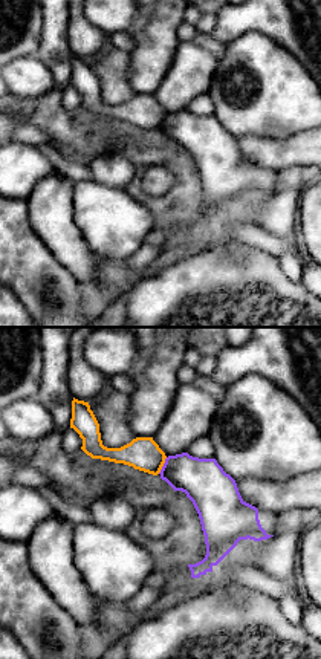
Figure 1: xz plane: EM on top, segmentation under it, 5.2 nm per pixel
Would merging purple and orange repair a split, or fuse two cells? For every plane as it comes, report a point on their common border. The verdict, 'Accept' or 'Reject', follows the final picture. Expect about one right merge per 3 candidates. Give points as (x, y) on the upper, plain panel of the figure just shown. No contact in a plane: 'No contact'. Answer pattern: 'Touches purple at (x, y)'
Touches purple at (164, 123)

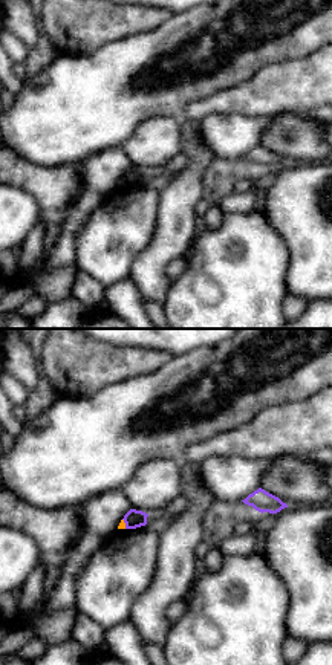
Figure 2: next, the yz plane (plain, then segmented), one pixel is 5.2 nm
Touches purple at (124, 179)

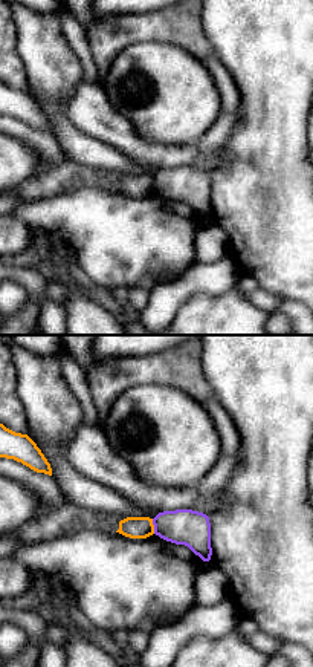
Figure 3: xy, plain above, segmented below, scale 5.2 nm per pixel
Touches purple at (154, 184)

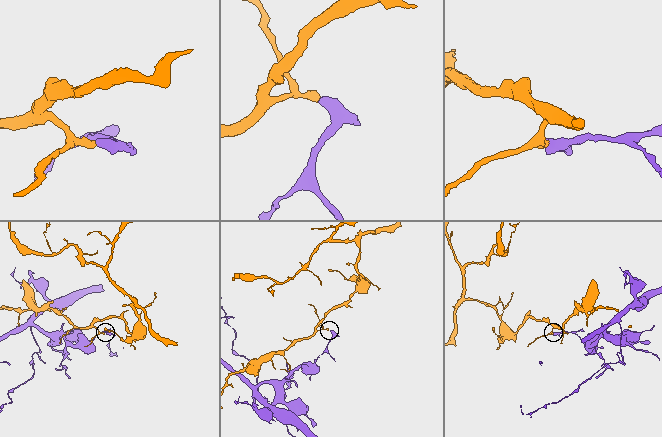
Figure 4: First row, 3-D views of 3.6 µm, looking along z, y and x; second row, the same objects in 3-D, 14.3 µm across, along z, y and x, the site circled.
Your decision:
Reject

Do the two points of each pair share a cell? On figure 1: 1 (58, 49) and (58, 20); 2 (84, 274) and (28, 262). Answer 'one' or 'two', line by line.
1: one
2: two

